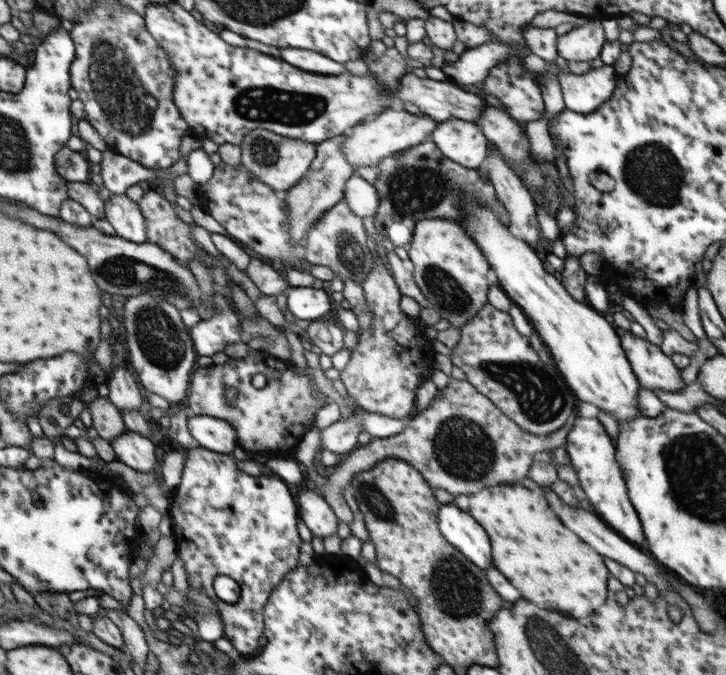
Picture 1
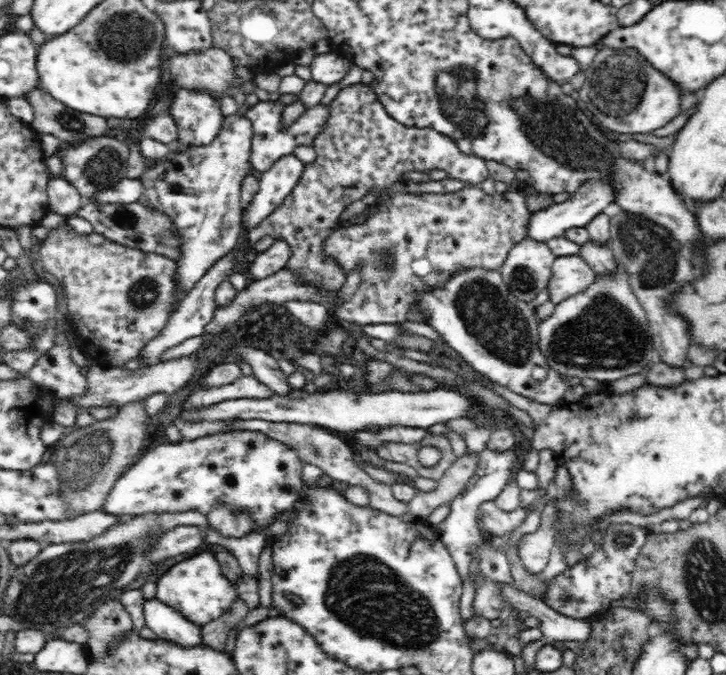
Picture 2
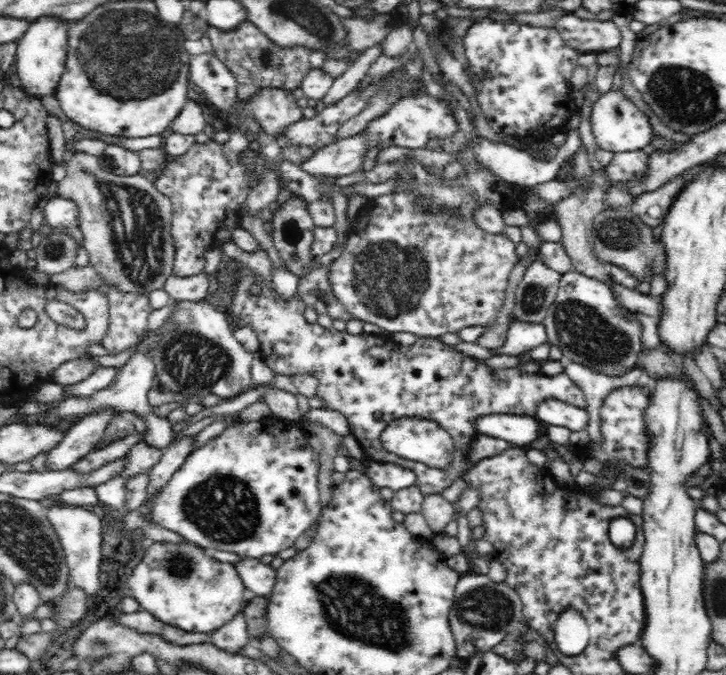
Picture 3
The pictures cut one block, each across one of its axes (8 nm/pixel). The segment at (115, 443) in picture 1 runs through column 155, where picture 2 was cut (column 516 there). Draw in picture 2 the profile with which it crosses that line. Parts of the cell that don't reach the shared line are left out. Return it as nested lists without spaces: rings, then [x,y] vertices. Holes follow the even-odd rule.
[[[518,446],[510,447],[508,450],[495,451],[486,447],[479,452],[478,466],[476,466],[476,472],[472,475],[472,478],[467,482],[466,488],[453,498],[449,503],[450,513],[435,529],[439,532],[440,540],[445,544],[448,552],[451,554],[453,561],[455,562],[458,574],[462,581],[462,596],[460,596],[460,616],[463,623],[468,622],[472,618],[473,600],[474,600],[474,585],[469,578],[470,562],[474,557],[477,548],[484,541],[480,537],[480,528],[478,527],[478,507],[483,502],[493,500],[502,492],[506,483],[510,481],[516,468],[520,466],[520,460],[518,460]]]

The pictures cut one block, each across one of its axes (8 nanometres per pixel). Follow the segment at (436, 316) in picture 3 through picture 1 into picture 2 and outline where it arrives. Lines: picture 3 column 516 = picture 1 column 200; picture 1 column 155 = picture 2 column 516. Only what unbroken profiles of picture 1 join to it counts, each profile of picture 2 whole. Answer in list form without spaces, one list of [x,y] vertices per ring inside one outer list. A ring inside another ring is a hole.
[[[468,186],[468,188],[464,188],[464,190],[458,190],[452,193],[396,193],[394,196],[390,197],[389,200],[386,200],[383,204],[376,206],[374,214],[369,216],[367,220],[363,224],[358,225],[348,225],[346,228],[342,228],[339,226],[330,236],[325,240],[324,250],[328,252],[328,254],[332,255],[337,262],[340,263],[342,267],[344,267],[344,271],[346,275],[351,272],[354,268],[360,268],[362,271],[361,277],[362,281],[358,286],[358,290],[356,293],[352,295],[349,300],[341,300],[338,297],[339,291],[334,291],[333,293],[328,294],[328,296],[319,296],[316,294],[316,290],[308,289],[308,286],[304,284],[300,284],[296,279],[296,275],[291,273],[290,270],[286,270],[282,268],[279,272],[268,276],[267,278],[253,281],[249,280],[246,288],[244,290],[240,290],[240,292],[235,294],[235,297],[231,299],[230,304],[226,306],[216,306],[214,309],[214,314],[212,315],[210,322],[206,323],[204,328],[204,333],[210,332],[212,334],[216,334],[216,332],[222,332],[222,330],[226,330],[226,328],[230,328],[233,324],[236,324],[246,312],[251,311],[255,306],[260,306],[260,304],[268,304],[269,302],[276,303],[285,303],[286,301],[293,300],[302,300],[302,301],[312,301],[317,303],[326,303],[326,306],[330,308],[330,313],[333,317],[338,318],[338,320],[342,320],[343,322],[354,322],[358,325],[365,324],[401,324],[405,320],[414,321],[414,322],[424,322],[425,318],[423,318],[423,314],[419,312],[419,308],[417,308],[417,304],[415,304],[415,296],[419,294],[424,294],[424,292],[428,292],[430,287],[426,286],[426,282],[440,282],[442,283],[442,278],[446,278],[446,274],[450,274],[450,270],[454,270],[454,266],[459,267],[485,267],[486,270],[500,270],[502,263],[506,260],[507,254],[512,250],[515,244],[518,244],[522,239],[527,238],[527,226],[528,220],[530,220],[530,212],[527,208],[527,201],[524,200],[524,197],[520,196],[518,192],[504,192],[504,194],[486,194],[482,188],[478,188],[478,186]]]

